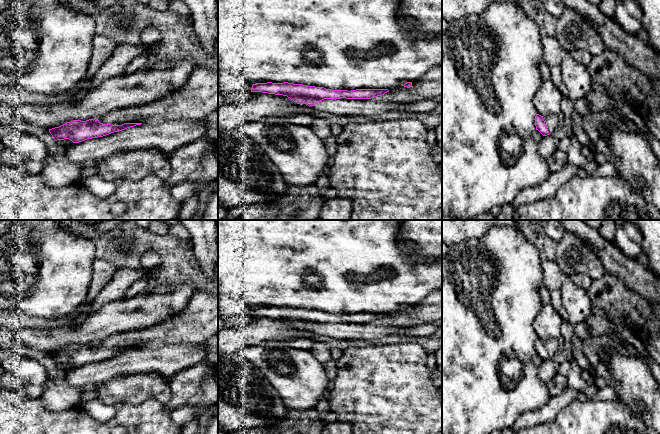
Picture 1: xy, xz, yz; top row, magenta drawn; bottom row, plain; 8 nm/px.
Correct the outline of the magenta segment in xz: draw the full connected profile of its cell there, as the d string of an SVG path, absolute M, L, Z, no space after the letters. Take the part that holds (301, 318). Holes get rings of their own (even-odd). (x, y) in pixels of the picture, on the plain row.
M256 307L251 316L262 316L287 320L297 328L314 330L316 334L339 340L381 339L397 335L404 327L386 325L382 319L388 313L356 313L332 314L324 311L307 310L303 308Z

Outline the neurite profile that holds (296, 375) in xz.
M261 343L257 345L245 345L238 353L253 363L264 374L288 409L299 411L310 410L316 408L318 401L326 397L330 384L323 364L319 363L312 352L308 350L290 347L283 349L271 348L268 344Z

